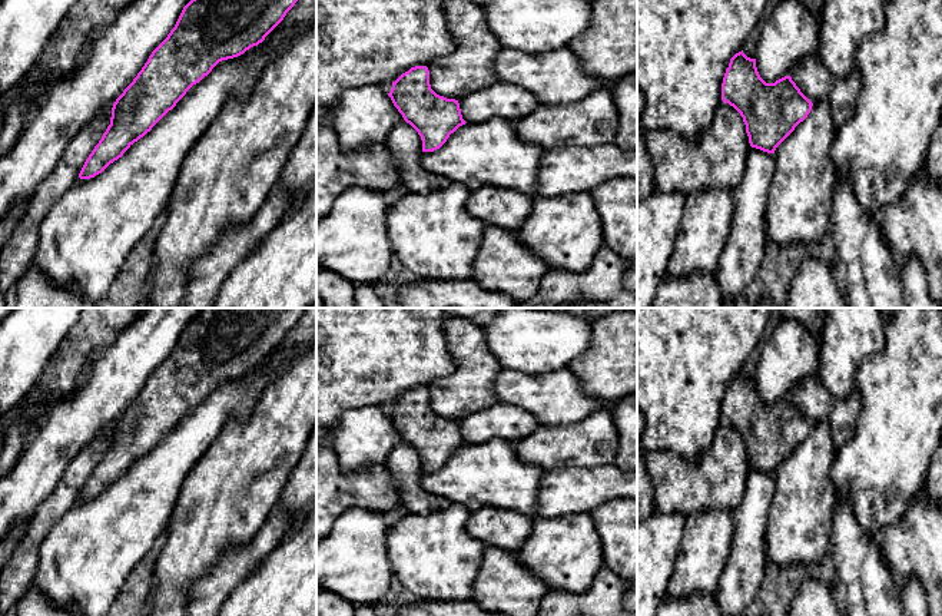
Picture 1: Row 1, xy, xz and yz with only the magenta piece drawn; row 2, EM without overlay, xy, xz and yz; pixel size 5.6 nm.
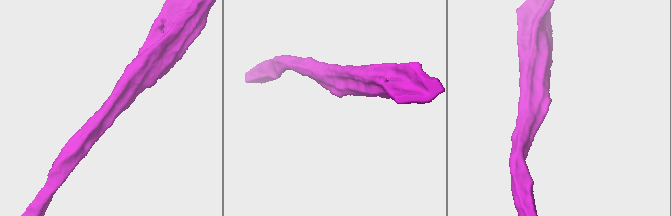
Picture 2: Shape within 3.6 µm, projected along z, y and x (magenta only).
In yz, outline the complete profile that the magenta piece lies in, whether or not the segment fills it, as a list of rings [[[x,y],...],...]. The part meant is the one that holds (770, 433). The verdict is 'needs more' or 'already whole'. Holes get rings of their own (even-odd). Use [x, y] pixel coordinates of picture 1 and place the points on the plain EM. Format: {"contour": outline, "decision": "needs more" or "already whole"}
{"contour": [[[743,371],[730,380],[722,404],[722,421],[743,438],[750,467],[767,474],[775,474],[776,468],[807,438],[813,427],[790,397],[766,404],[757,393],[756,380],[747,378]]], "decision": "already whole"}

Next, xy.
{"contour": [[[200,308],[167,358],[116,420],[110,446],[79,499],[102,494],[222,381],[258,367],[306,308]]], "decision": "already whole"}

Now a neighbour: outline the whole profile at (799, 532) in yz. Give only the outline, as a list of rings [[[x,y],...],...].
[[[822,420],[776,468],[766,526],[766,556],[773,564],[816,564],[830,549],[836,507],[830,471],[835,460],[830,425]]]

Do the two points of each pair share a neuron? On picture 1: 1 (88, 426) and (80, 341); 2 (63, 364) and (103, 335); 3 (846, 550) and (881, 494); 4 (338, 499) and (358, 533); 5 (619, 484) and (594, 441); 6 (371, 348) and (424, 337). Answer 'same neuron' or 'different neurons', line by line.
1: different neurons
2: same neuron
3: different neurons
4: different neurons
5: different neurons
6: same neuron

